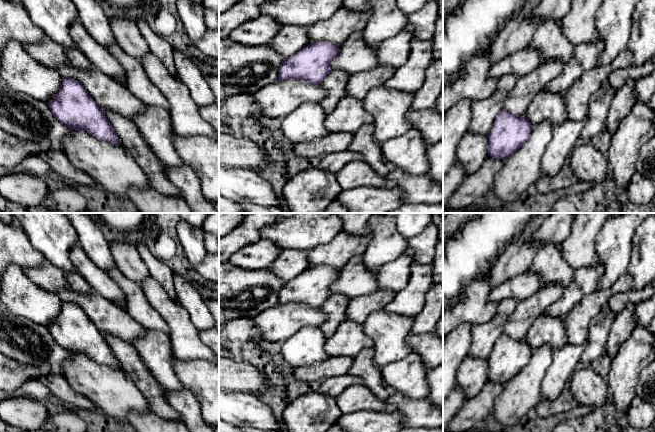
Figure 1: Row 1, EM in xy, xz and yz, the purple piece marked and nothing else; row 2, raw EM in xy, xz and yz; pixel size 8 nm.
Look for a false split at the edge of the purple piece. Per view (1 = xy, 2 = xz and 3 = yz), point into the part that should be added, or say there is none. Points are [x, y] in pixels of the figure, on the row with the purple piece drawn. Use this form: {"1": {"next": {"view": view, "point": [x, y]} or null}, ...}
{"1": {"next": null}, "2": {"next": null}, "3": {"next": null}}

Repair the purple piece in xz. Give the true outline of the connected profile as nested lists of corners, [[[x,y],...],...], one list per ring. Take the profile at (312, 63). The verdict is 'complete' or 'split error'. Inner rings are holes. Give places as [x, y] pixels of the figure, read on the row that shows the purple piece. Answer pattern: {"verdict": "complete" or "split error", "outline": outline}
{"verdict": "complete", "outline": [[[314,42],[285,59],[279,69],[279,81],[303,79],[321,83],[332,71],[331,60],[337,56],[339,46],[329,42]]]}

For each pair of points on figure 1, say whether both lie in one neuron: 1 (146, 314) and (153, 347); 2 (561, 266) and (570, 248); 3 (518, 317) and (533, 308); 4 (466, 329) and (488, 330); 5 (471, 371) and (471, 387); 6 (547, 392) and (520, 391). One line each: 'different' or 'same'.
1: different
2: different
3: same
4: different
5: same
6: different

